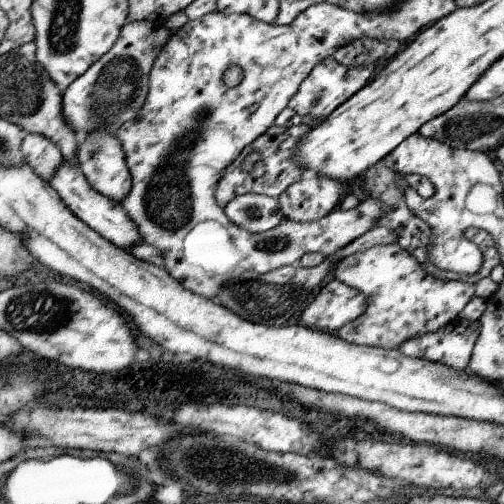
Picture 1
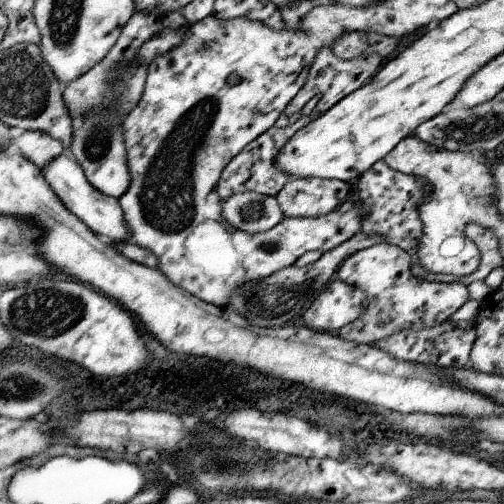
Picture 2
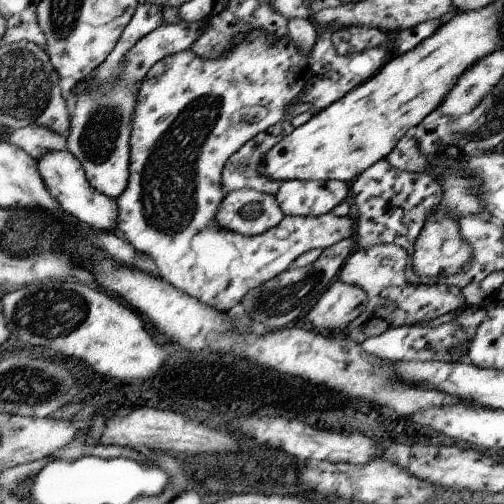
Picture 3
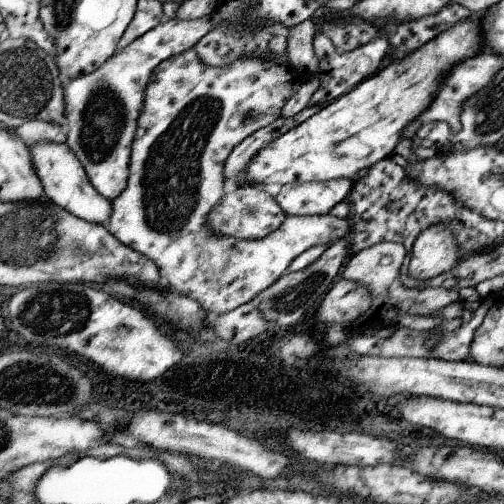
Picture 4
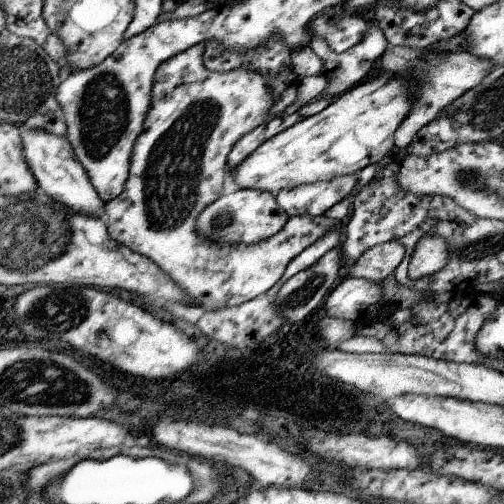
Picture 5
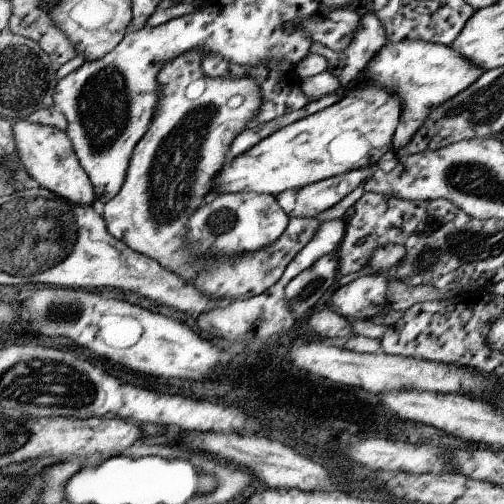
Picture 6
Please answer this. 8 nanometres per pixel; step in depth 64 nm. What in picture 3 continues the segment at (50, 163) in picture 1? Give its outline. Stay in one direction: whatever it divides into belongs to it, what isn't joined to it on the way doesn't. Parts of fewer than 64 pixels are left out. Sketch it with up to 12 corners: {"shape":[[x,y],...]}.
{"shape":[[41,126],[19,128],[7,140],[35,160],[63,152],[65,138]]}

